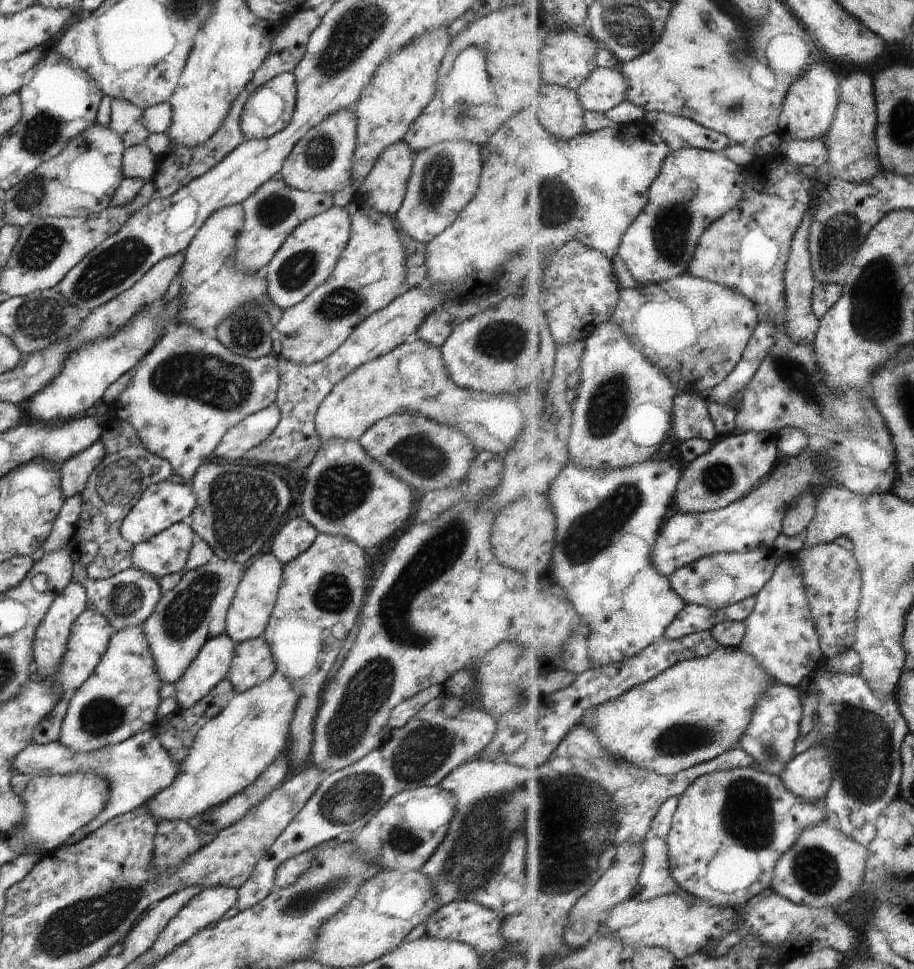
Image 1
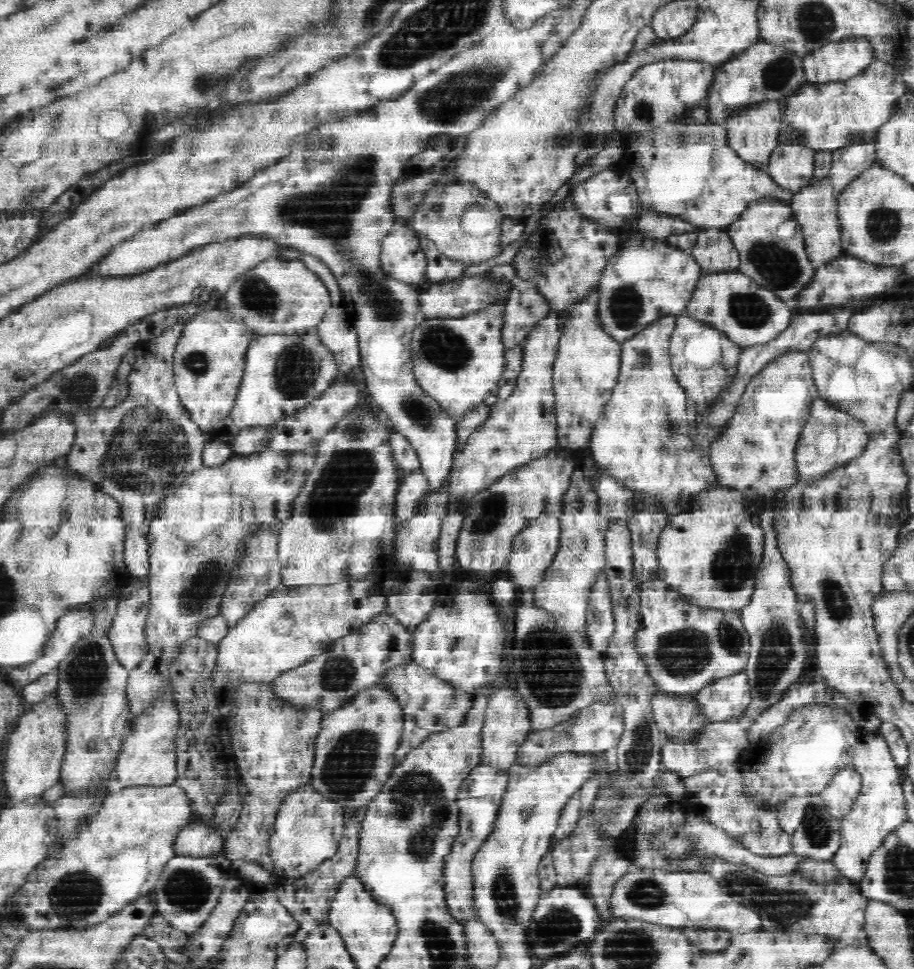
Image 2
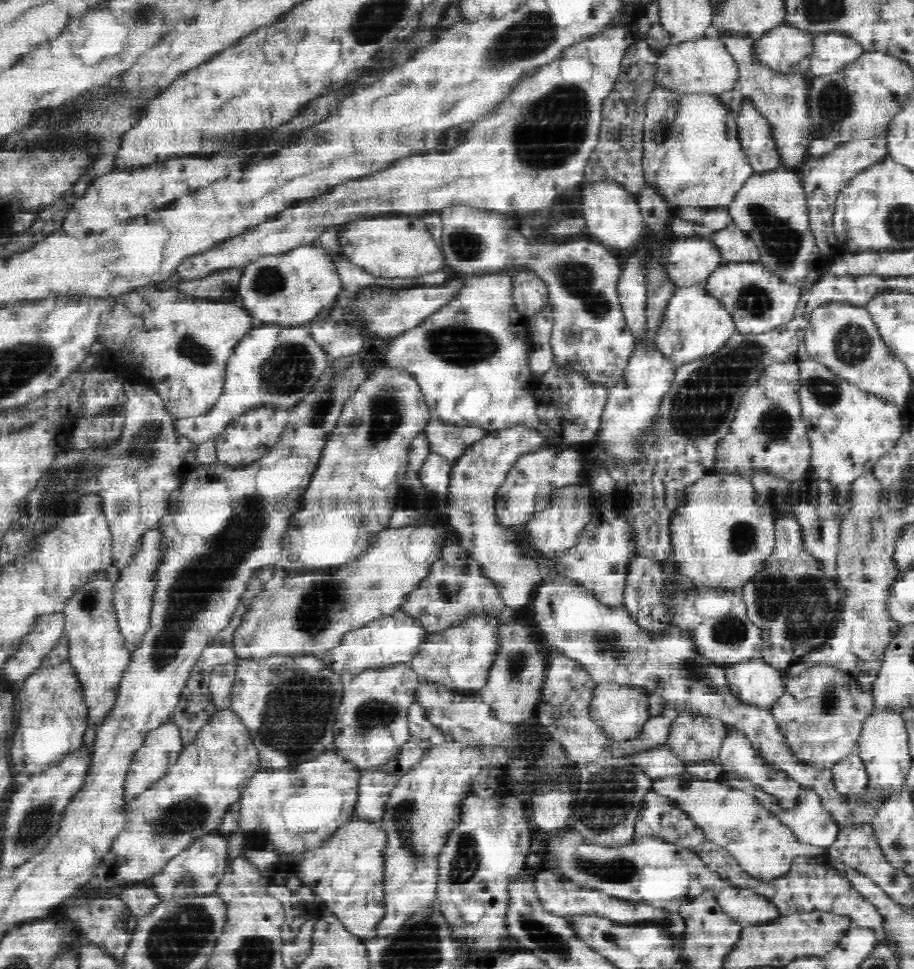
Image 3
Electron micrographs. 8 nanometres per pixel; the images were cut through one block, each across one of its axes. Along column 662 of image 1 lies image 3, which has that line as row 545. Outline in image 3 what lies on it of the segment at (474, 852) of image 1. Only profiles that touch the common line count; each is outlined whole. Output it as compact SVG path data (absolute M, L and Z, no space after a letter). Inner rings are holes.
M788 515L775 522L775 548L762 570L740 588L750 622L761 628L761 657L778 669L786 671L801 656L822 646L830 634L830 626L842 618L846 591L838 576L824 574L820 564L805 550L798 519Z

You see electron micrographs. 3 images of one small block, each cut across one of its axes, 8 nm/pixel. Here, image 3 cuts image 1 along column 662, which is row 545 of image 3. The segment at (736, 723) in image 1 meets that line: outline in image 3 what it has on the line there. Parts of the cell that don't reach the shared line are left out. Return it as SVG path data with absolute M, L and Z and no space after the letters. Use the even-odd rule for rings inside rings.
M714 470L686 490L686 500L670 518L672 561L695 586L737 589L762 570L775 548L774 510L764 506L751 479Z

